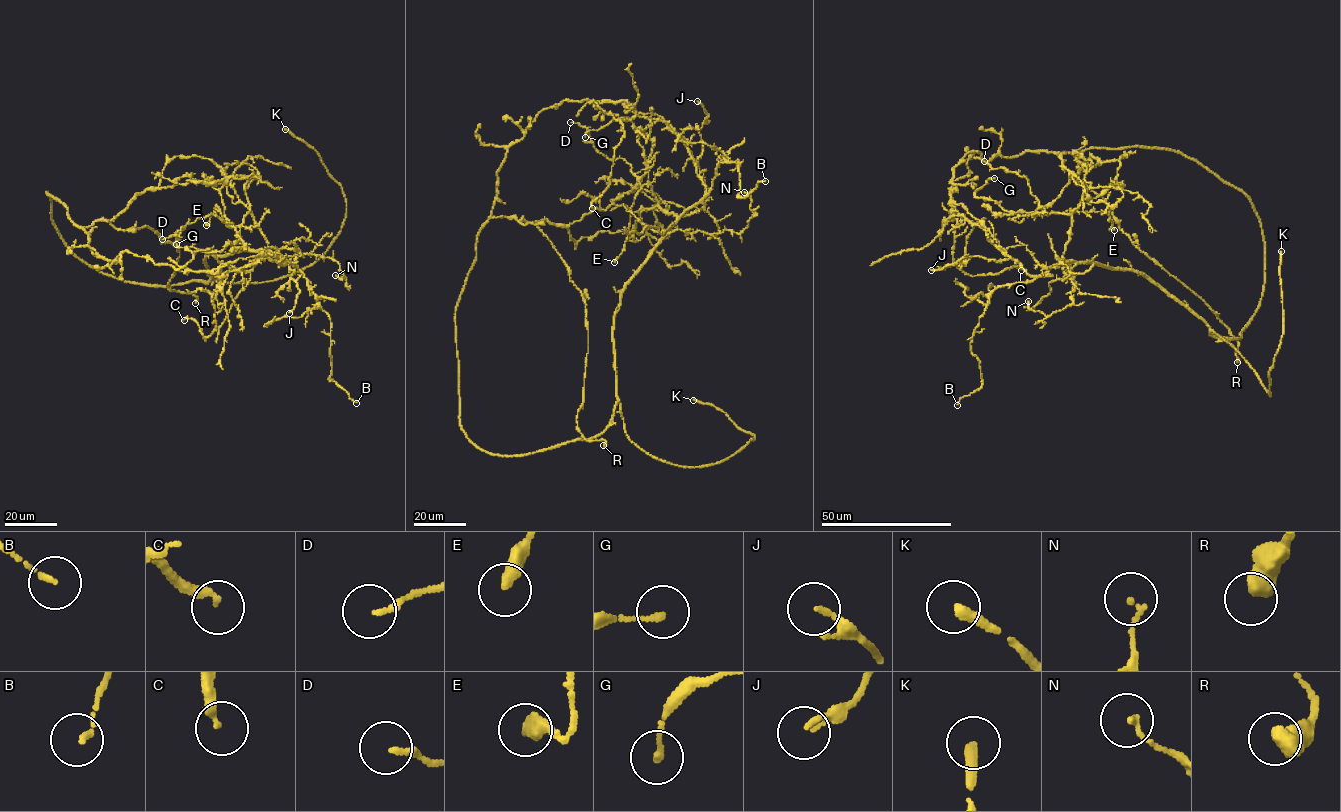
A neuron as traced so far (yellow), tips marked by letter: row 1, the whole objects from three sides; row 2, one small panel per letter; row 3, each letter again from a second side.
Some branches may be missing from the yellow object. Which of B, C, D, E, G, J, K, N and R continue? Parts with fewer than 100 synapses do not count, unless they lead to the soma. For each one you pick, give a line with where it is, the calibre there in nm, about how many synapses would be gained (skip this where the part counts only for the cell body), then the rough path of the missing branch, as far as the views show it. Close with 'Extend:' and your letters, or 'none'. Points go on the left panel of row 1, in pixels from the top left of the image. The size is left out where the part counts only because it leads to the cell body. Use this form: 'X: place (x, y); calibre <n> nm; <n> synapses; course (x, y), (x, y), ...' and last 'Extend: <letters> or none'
K: place (285, 129); calibre 320 nm; course (285, 129), (258, 123), (225, 106), (212, 93)
Extend: K

